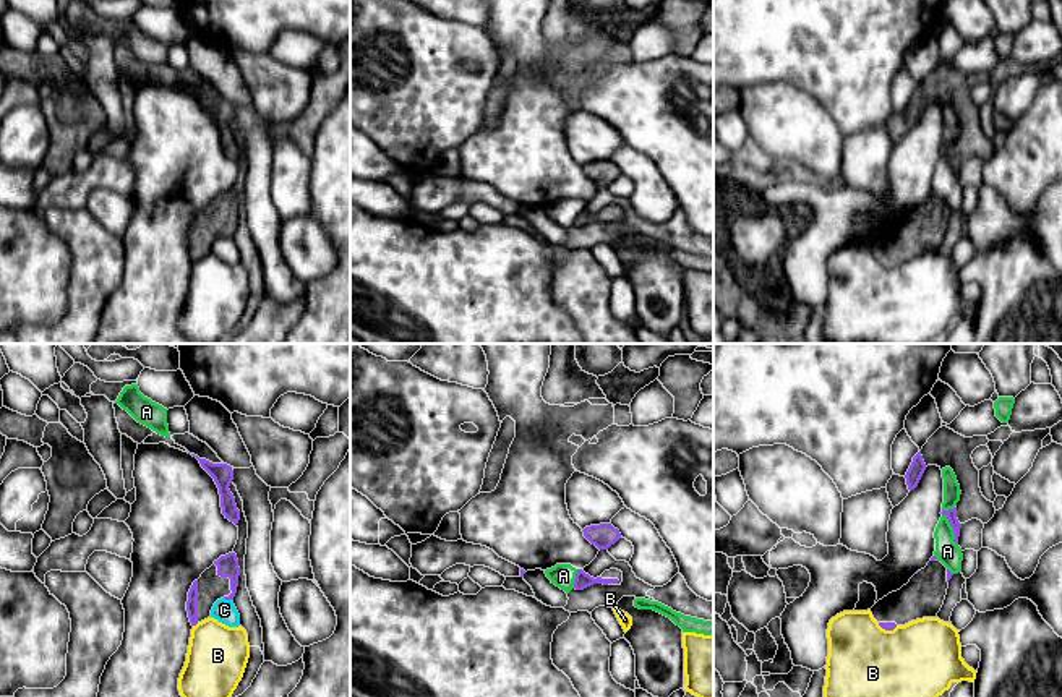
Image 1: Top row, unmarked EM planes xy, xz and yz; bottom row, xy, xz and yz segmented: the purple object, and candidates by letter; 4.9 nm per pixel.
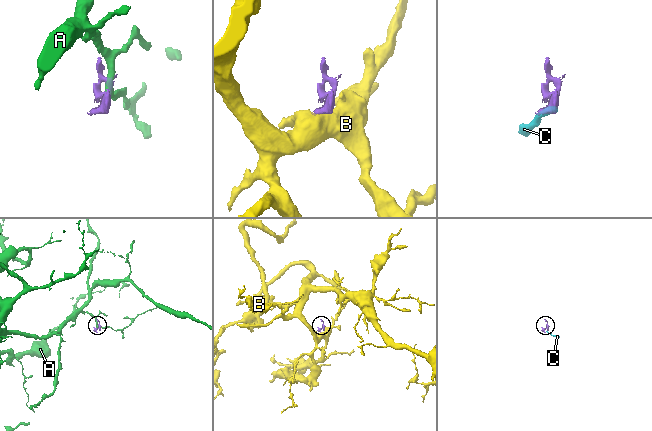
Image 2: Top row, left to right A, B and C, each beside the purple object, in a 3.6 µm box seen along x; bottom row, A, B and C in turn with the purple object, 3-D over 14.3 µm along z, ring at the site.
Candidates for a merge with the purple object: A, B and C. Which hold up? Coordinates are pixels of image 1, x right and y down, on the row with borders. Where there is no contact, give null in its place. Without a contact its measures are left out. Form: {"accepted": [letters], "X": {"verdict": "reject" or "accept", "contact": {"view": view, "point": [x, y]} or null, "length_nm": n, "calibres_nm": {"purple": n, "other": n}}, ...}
{"accepted": [], "A": {"verdict": "reject", "contact": {"view": "yz", "point": [952, 527]}, "length_nm": 170, "calibres_nm": {"purple": 50, "other": 120}}, "B": {"verdict": "reject", "contact": {"view": "xy", "point": [195, 624]}, "length_nm": 40, "calibres_nm": {"purple": 60, "other": 300}}, "C": {"verdict": "reject", "contact": {"view": "xy", "point": [229, 598]}, "length_nm": 50, "calibres_nm": {"purple": 110, "other": 110}}}

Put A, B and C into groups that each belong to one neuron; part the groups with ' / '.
A / B / C

